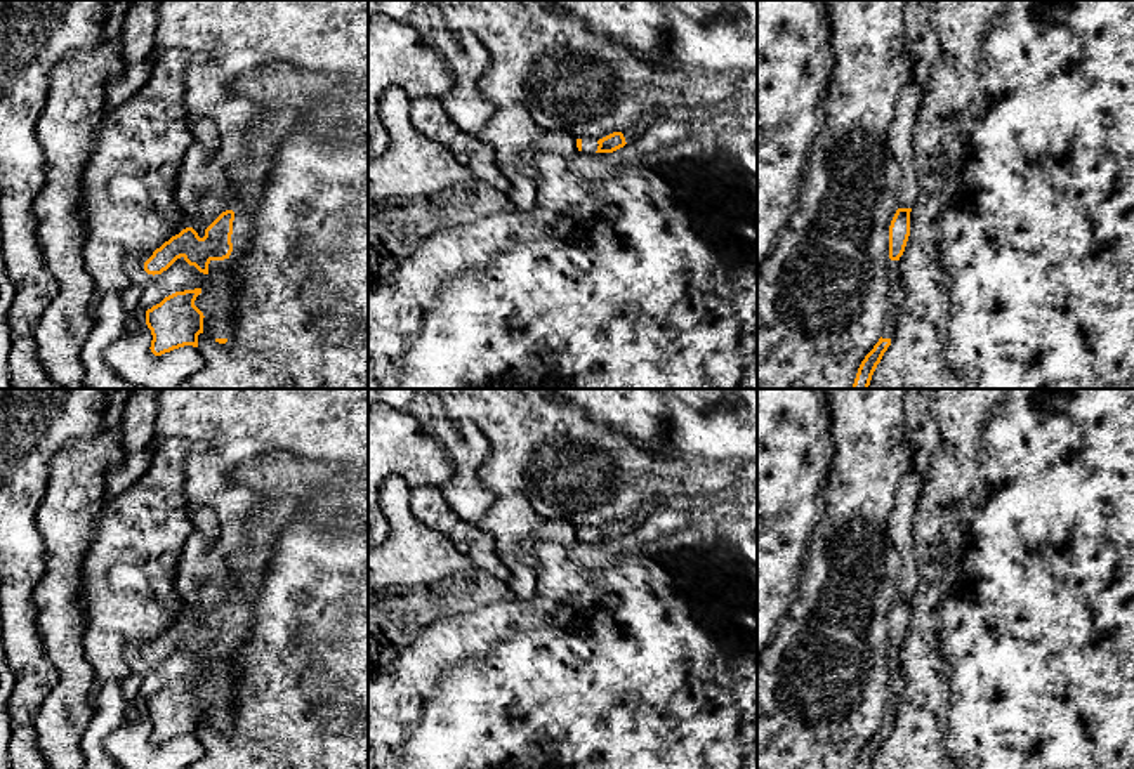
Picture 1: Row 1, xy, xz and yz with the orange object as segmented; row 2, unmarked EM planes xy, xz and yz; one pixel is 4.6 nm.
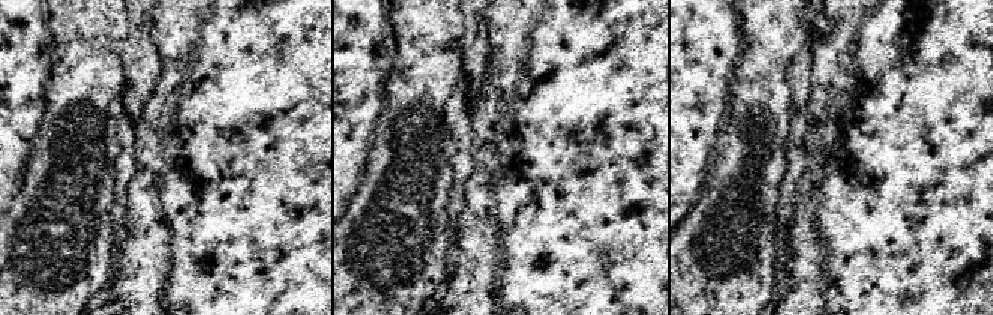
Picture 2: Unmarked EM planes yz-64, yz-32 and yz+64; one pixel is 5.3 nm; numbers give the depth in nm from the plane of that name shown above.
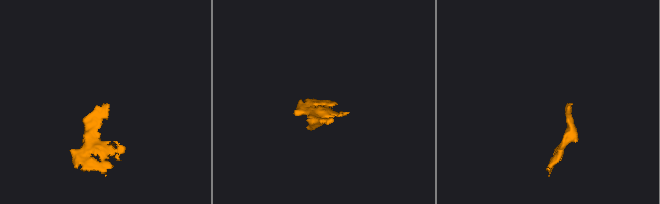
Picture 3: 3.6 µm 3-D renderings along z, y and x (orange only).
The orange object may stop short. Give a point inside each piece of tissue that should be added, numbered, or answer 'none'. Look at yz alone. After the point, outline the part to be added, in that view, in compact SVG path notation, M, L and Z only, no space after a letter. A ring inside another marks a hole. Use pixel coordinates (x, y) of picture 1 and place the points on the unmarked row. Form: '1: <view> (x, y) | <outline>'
1: yz (910, 486) | M910 463L900 481L896 505L889 516L889 538L893 540L901 561L896 575L898 597L913 597L919 588L913 514L922 490L924 483Z

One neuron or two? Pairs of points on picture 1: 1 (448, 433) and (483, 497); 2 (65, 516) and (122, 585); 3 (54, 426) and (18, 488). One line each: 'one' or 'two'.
1: one
2: two
3: one

